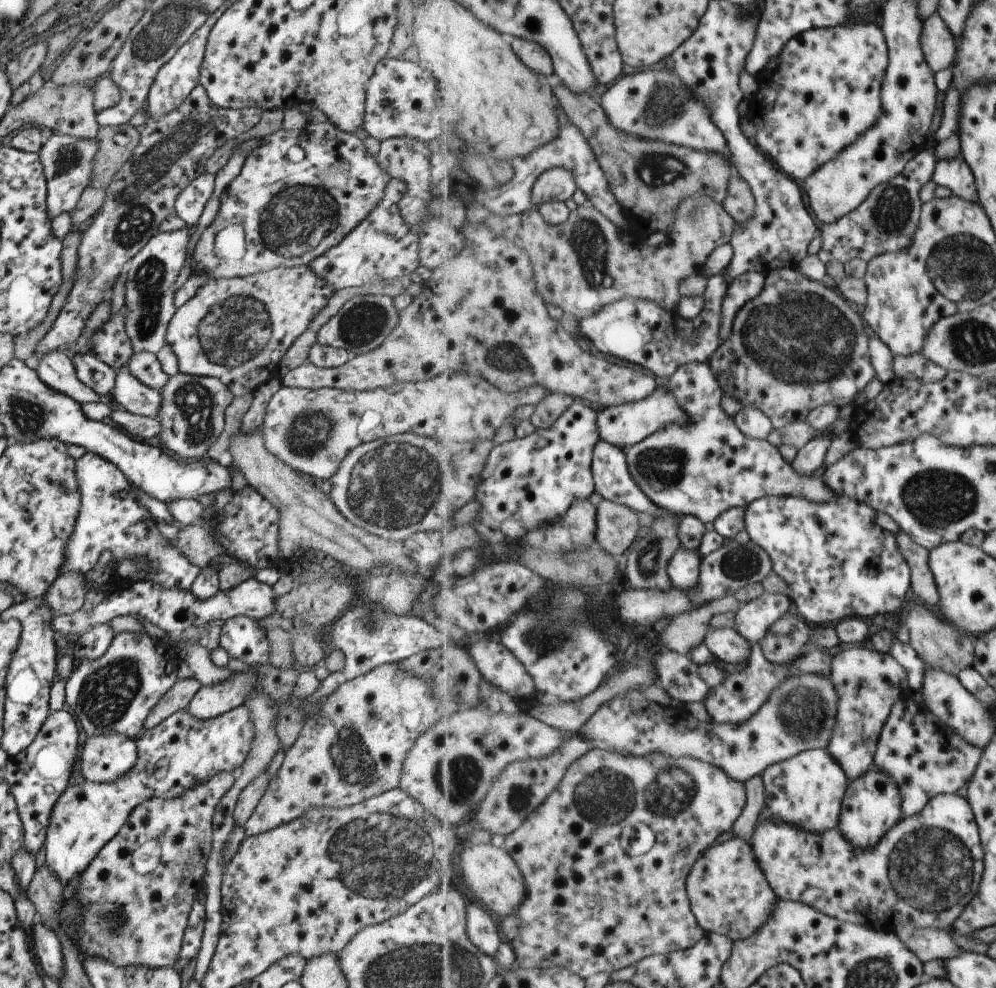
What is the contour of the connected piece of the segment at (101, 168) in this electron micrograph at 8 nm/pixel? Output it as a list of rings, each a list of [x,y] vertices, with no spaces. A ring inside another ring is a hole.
[[[128,123],[121,126],[99,127],[94,137],[99,144],[95,156],[91,159],[91,176],[89,180],[95,182],[101,189],[105,189],[113,178],[113,174],[121,168],[121,164],[127,160],[135,144],[139,142],[139,129],[133,128]],[[115,134],[123,134],[126,144],[117,144],[113,138]]]

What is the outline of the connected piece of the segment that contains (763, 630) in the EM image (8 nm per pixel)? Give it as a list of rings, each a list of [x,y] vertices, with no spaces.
[[[764,592],[759,598],[745,603],[734,613],[734,629],[739,631],[752,647],[767,638],[769,630],[793,610],[790,597],[779,593]]]

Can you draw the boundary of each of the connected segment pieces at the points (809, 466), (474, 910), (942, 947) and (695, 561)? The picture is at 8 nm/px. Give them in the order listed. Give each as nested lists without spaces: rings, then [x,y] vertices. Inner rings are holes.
[[[828,430],[823,431],[823,434],[819,434],[815,440],[811,440],[802,450],[798,450],[791,466],[803,476],[813,476],[822,472],[834,437]]]
[[[474,901],[469,902],[469,939],[485,954],[496,957],[503,944],[496,917]]]
[[[902,924],[896,930],[899,939],[919,956],[921,962],[945,961],[963,952],[953,937],[939,928],[919,928],[915,924]]]
[[[682,547],[671,560],[668,572],[673,587],[691,590],[700,584],[702,558],[697,551]]]

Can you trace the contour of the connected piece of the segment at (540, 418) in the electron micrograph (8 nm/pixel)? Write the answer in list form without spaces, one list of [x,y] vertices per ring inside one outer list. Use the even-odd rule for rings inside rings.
[[[561,392],[549,393],[543,399],[543,402],[541,400],[534,407],[529,422],[536,429],[547,429],[560,418],[561,414],[565,413],[565,410],[569,410],[569,406],[572,406],[575,400],[573,396],[562,394]]]

